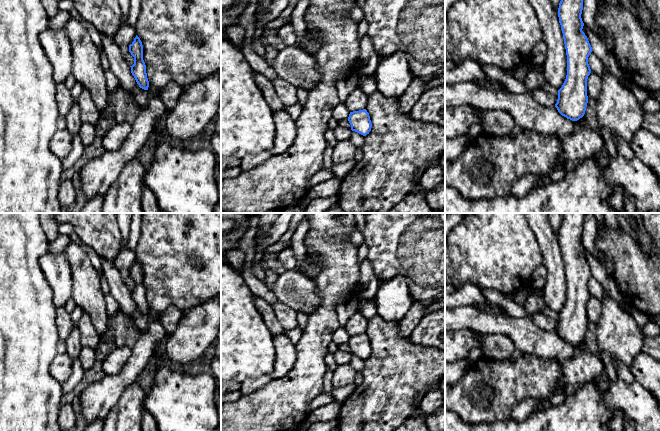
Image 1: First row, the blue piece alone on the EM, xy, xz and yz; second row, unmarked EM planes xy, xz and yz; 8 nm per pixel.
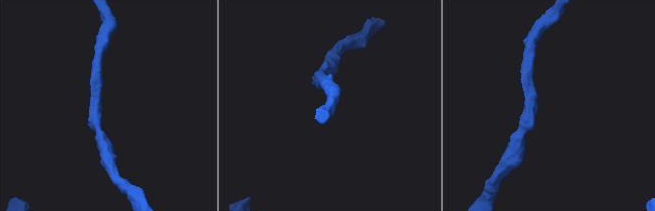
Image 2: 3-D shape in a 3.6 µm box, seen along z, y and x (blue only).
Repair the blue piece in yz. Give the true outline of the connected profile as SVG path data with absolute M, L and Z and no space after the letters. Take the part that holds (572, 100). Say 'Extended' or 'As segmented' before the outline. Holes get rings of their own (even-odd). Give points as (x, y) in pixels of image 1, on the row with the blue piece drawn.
As segmented. M561 0L558 8L567 55L567 75L558 90L555 107L562 116L572 121L582 118L586 111L587 79L591 73L588 57L593 51L582 31L582 10L583 0Z

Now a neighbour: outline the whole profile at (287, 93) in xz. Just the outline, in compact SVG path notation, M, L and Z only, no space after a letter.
M277 77L272 81L275 91L281 99L284 108L293 106L298 102L296 88L285 79Z

